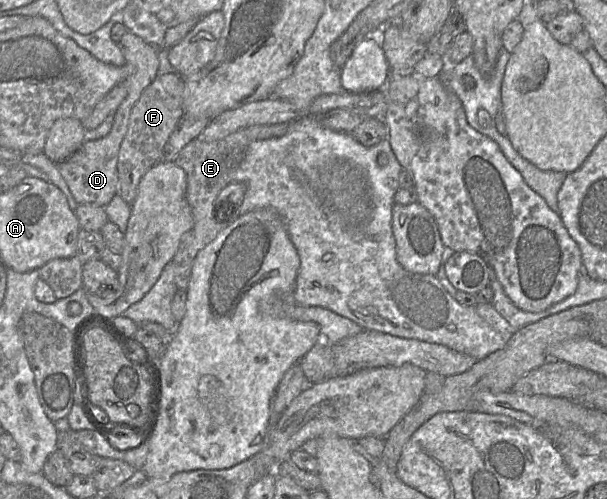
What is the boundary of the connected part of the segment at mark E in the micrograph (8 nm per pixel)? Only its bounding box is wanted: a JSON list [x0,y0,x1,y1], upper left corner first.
[172,123,290,290]

